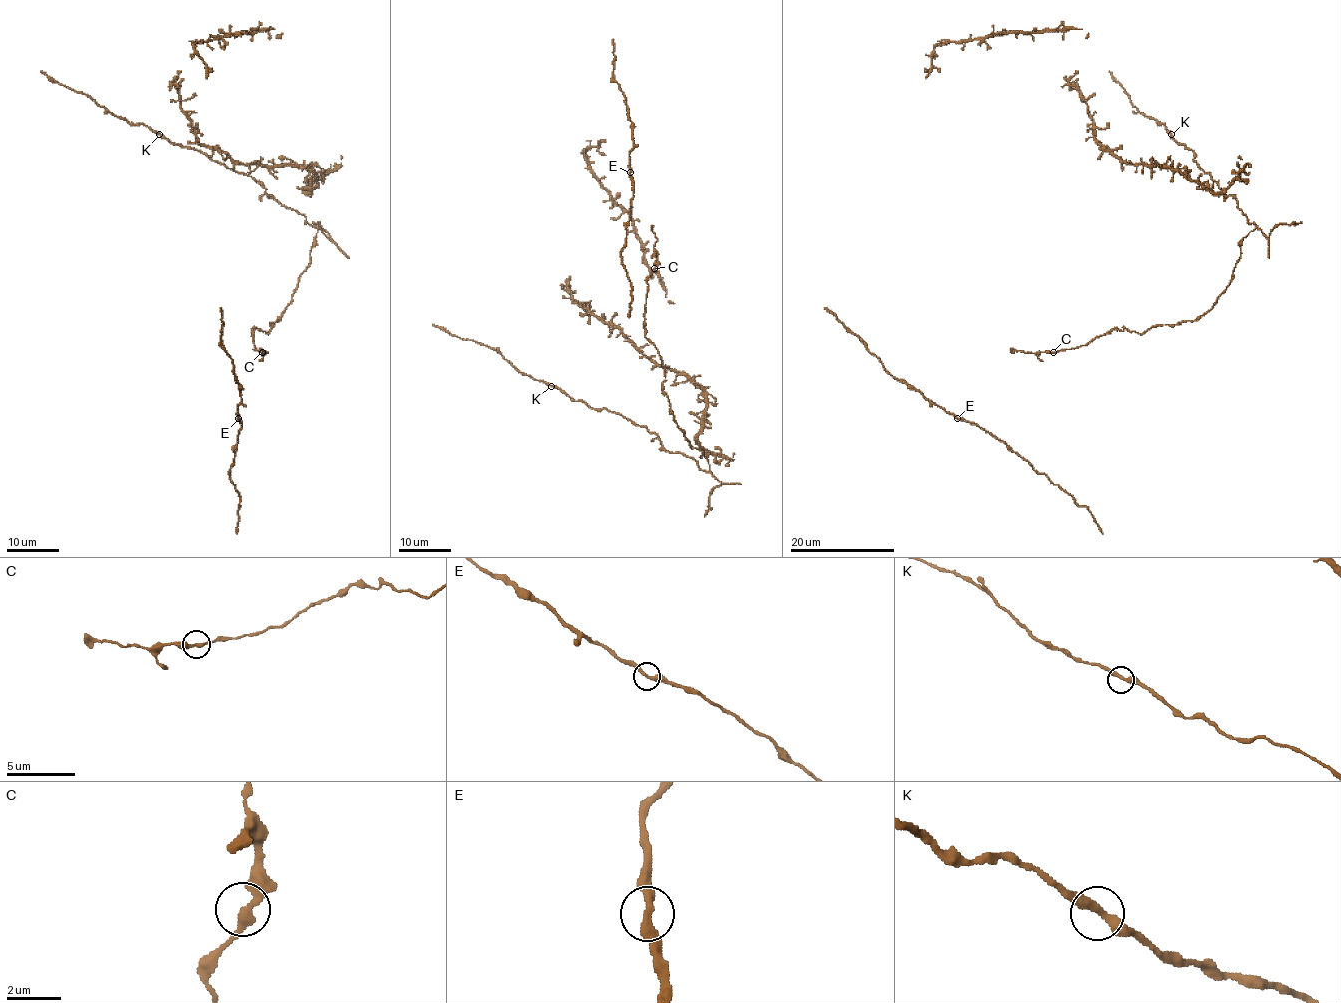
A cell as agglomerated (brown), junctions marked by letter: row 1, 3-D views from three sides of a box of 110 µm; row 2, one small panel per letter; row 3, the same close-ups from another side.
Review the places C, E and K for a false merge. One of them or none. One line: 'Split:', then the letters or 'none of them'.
Split: E

